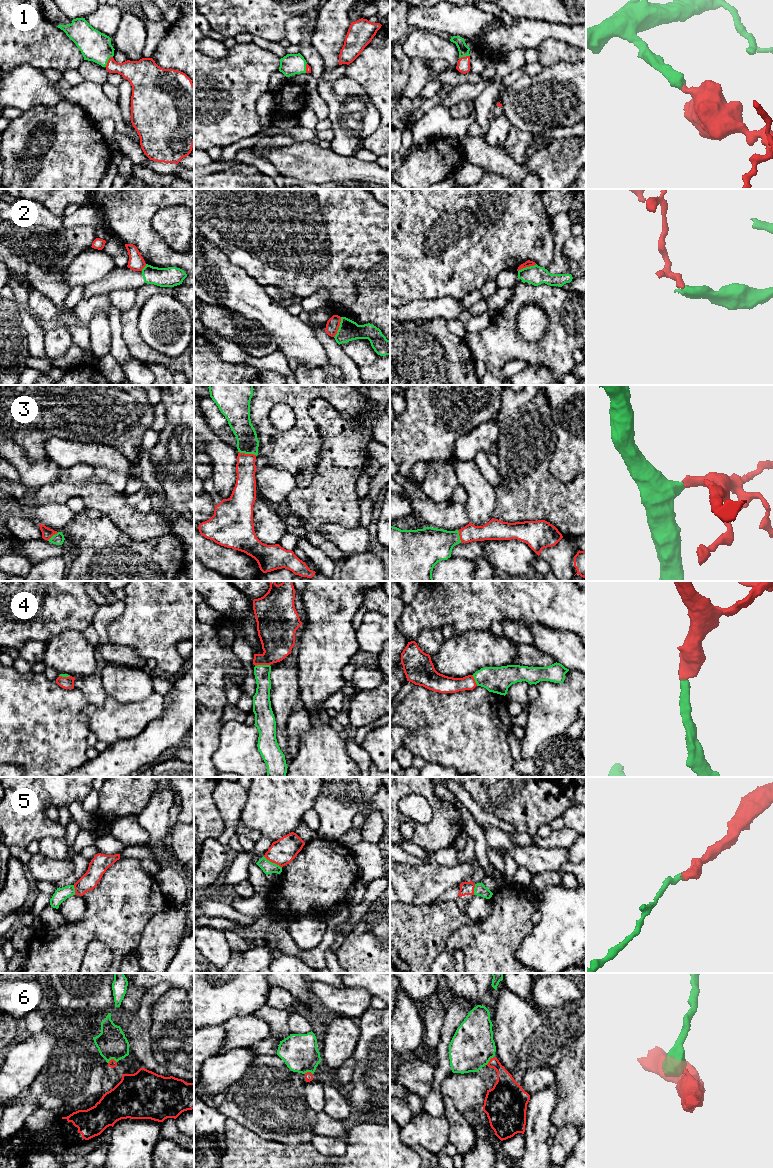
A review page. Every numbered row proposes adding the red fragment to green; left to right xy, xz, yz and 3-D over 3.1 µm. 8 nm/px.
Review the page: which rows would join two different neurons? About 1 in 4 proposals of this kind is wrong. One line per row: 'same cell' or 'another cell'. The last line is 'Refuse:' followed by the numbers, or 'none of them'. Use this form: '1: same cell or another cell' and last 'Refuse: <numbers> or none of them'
1: same cell
2: another cell
3: same cell
4: same cell
5: another cell
6: another cell
Refuse: 2, 5, 6

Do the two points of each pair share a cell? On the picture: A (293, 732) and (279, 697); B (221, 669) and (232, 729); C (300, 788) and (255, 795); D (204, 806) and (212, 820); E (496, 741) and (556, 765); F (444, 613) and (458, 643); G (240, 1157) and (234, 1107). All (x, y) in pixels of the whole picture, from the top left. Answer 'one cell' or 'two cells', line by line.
A: two cells
B: two cells
C: one cell
D: one cell
E: two cells
F: two cells
G: two cells

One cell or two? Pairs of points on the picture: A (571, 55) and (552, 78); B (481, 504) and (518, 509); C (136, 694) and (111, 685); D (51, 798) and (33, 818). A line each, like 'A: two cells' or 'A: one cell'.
A: two cells
B: two cells
C: one cell
D: one cell

